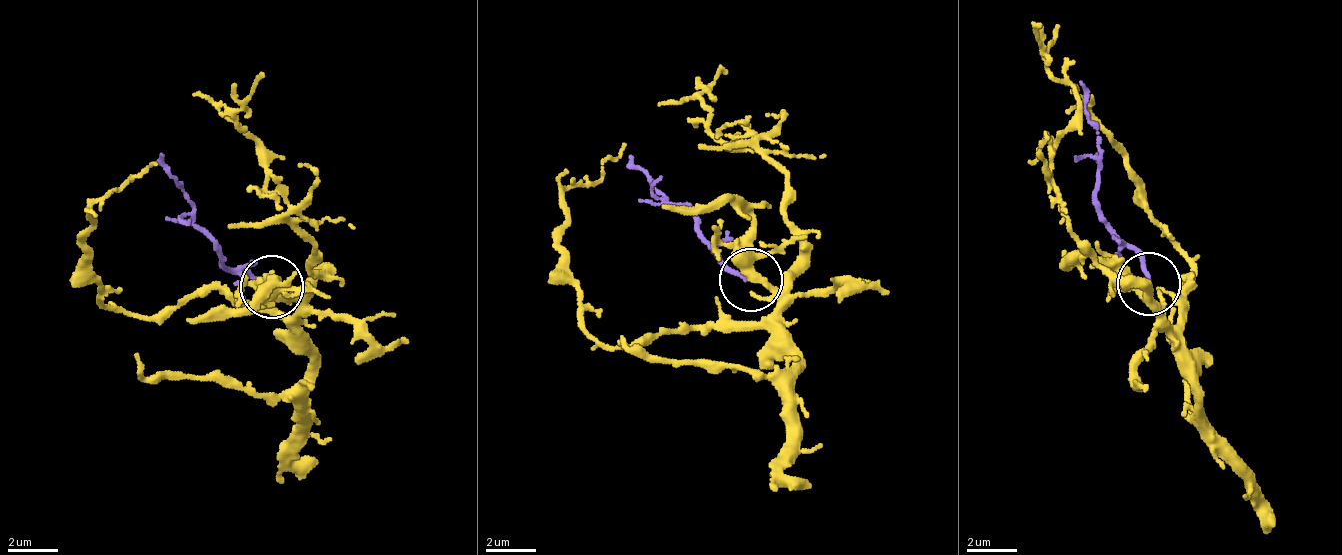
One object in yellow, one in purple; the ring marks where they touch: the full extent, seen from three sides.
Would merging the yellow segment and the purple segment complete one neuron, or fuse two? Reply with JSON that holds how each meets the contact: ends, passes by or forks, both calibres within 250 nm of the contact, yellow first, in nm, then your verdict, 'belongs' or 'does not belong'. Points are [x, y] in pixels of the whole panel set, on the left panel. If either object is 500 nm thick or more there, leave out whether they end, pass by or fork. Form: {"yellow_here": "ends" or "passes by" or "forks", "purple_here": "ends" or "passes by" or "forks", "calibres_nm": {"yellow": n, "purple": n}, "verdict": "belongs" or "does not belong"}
{"yellow_here": "forks", "purple_here": "ends", "calibres_nm": {"yellow": 320, "purple": 160}, "verdict": "belongs"}

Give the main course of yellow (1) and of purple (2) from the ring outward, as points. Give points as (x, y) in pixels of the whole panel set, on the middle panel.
1: (752, 276), (778, 303), (772, 314), (615, 344), (582, 323), (559, 248), (564, 194), (594, 183), (625, 141)
2: (752, 282), (631, 156)

